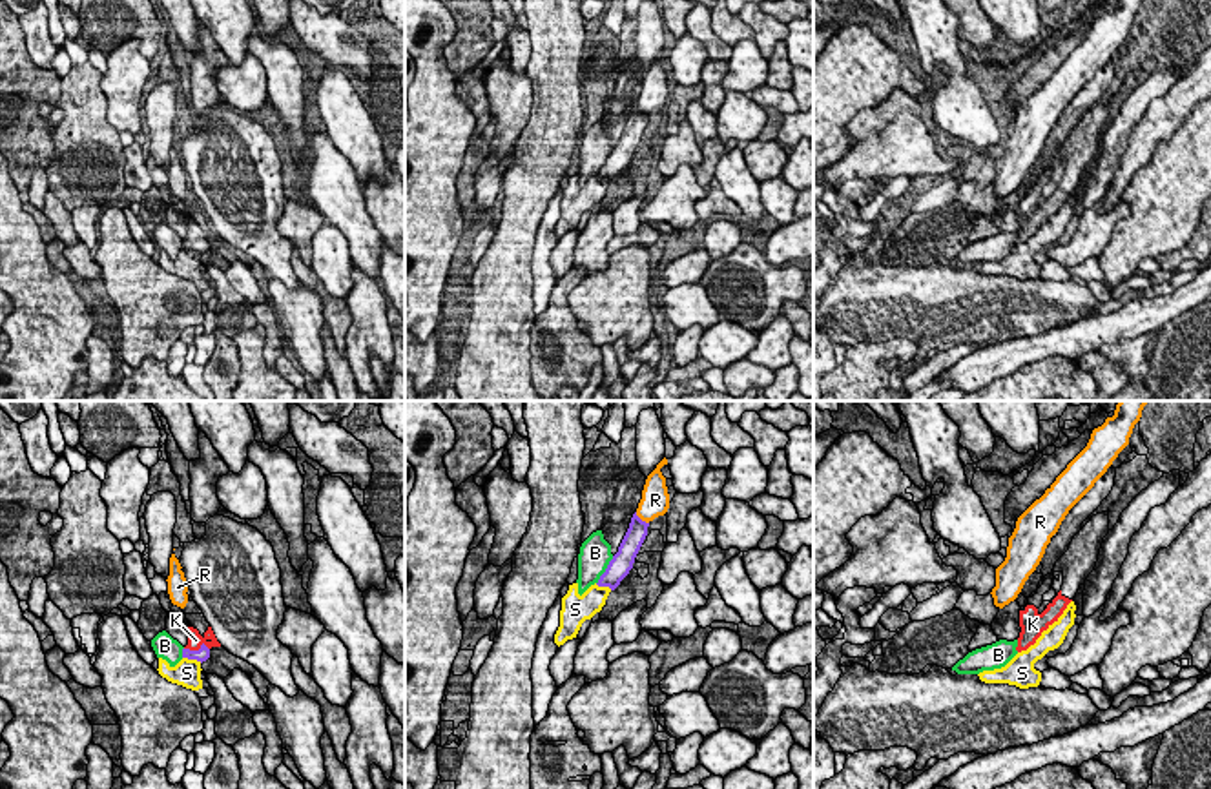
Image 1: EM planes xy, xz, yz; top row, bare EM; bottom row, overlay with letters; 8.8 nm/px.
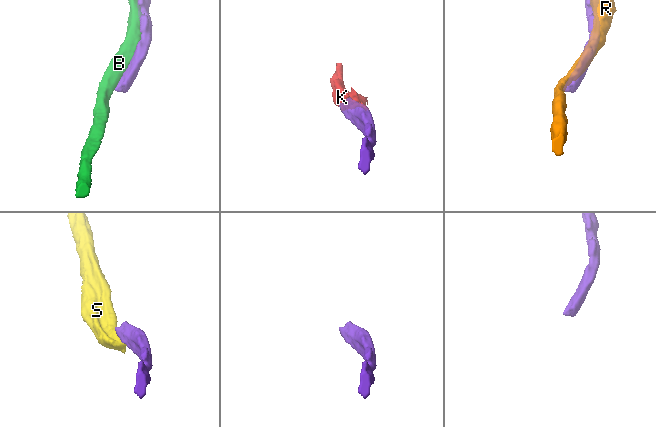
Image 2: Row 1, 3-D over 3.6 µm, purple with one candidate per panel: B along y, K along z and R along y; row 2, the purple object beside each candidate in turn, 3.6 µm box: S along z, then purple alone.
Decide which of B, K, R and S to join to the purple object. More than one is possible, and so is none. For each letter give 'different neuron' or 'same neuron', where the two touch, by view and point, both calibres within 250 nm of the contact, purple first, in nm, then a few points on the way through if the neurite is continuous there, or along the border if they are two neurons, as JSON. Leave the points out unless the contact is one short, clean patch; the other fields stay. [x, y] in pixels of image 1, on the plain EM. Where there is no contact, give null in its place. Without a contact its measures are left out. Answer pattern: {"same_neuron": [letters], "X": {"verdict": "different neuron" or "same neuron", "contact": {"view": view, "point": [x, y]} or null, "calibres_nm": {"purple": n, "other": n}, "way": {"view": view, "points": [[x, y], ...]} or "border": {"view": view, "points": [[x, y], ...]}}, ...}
{"same_neuron": ["K"], "B": {"verdict": "different neuron", "contact": {"view": "xz", "point": [606, 163]}, "calibres_nm": {"purple": 200, "other": 280}}, "K": {"verdict": "same neuron", "contact": {"view": "xy", "point": [196, 243]}, "calibres_nm": {"purple": 120, "other": 140}, "way": {"view": "xy", "points": [[203, 245], [196, 243], [196, 232]]}}, "R": {"verdict": "different neuron", "contact": {"view": "xz", "point": [641, 112]}, "calibres_nm": {"purple": 170, "other": 260}}, "S": {"verdict": "different neuron", "contact": {"view": "xy", "point": [192, 250]}, "calibres_nm": {"purple": 120, "other": 240}, "border": {"view": "xy", "points": [[183, 248], [201, 254]]}}}

